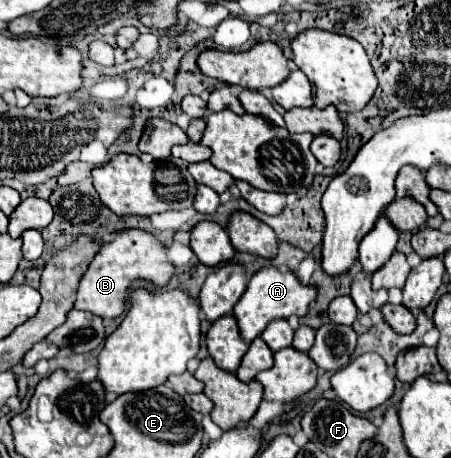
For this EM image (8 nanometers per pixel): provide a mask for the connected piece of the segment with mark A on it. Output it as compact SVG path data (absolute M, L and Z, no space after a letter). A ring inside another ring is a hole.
M262 268L258 270L250 282L238 304L234 306L234 318L238 322L238 330L242 334L244 342L252 342L256 336L260 336L268 322L276 318L290 318L292 314L304 316L308 312L310 302L314 300L314 286L302 286L294 272L290 270L278 270L278 268Z

